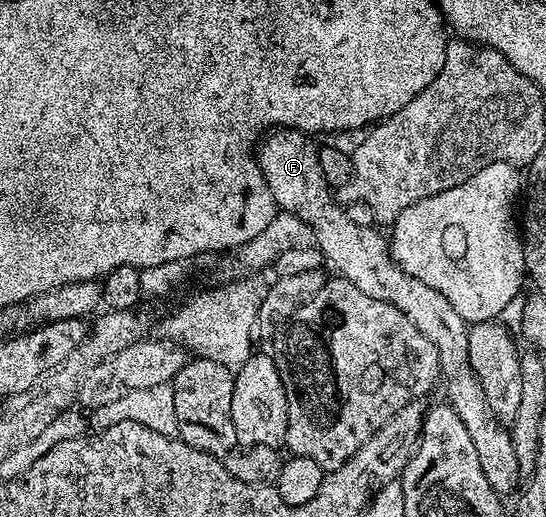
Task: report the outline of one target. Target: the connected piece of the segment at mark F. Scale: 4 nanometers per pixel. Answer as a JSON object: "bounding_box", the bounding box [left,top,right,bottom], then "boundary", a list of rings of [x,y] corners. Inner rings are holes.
{"bounding_box":[256,127,520,497],"boundary":[[[279,127],[271,130],[257,144],[256,158],[262,170],[265,190],[272,193],[275,204],[281,210],[291,211],[314,230],[314,242],[318,250],[321,251],[323,260],[327,264],[331,263],[338,270],[335,272],[341,278],[352,281],[352,285],[356,285],[356,289],[368,293],[368,297],[376,297],[380,301],[390,303],[396,309],[400,309],[420,329],[420,333],[424,333],[424,337],[428,337],[428,341],[432,341],[432,345],[436,345],[440,356],[441,374],[448,382],[454,383],[450,387],[449,404],[460,417],[460,421],[464,421],[464,429],[468,429],[468,437],[472,437],[472,445],[476,445],[476,453],[480,457],[480,467],[484,469],[488,483],[492,485],[494,491],[498,492],[499,496],[506,497],[506,494],[520,481],[516,449],[510,439],[510,431],[492,421],[488,414],[484,389],[480,385],[478,374],[472,369],[468,357],[468,324],[466,320],[460,317],[460,313],[456,313],[456,309],[452,309],[452,305],[443,295],[436,293],[436,289],[424,285],[422,281],[416,281],[411,275],[405,275],[394,264],[394,260],[390,258],[388,239],[385,234],[381,235],[378,229],[357,227],[352,225],[352,221],[348,221],[345,210],[341,206],[338,208],[334,204],[333,197],[330,196],[333,195],[332,189],[324,181],[324,173],[320,173],[318,147],[315,144],[310,144],[310,138],[311,136],[307,132],[300,131],[297,127]]]}

